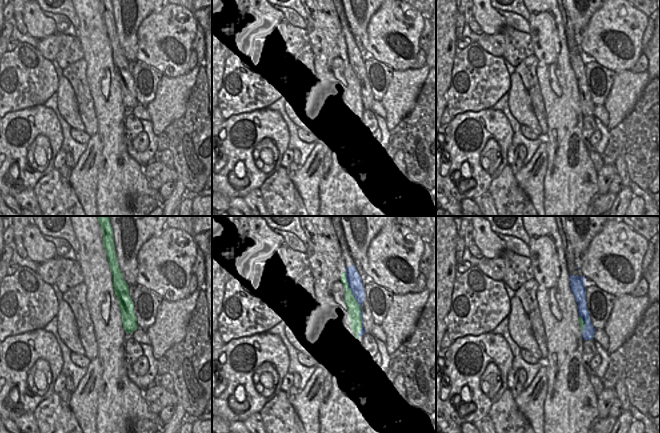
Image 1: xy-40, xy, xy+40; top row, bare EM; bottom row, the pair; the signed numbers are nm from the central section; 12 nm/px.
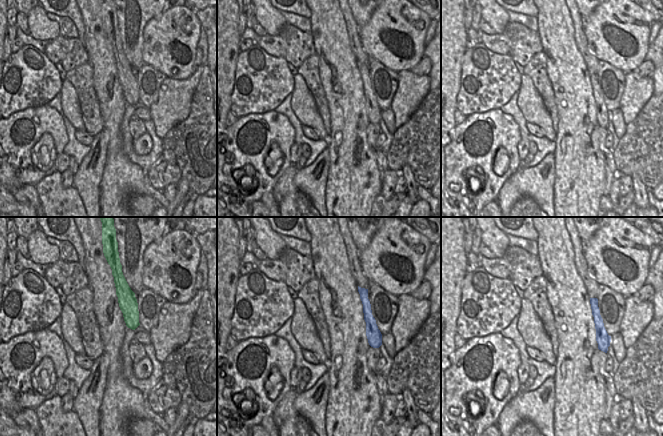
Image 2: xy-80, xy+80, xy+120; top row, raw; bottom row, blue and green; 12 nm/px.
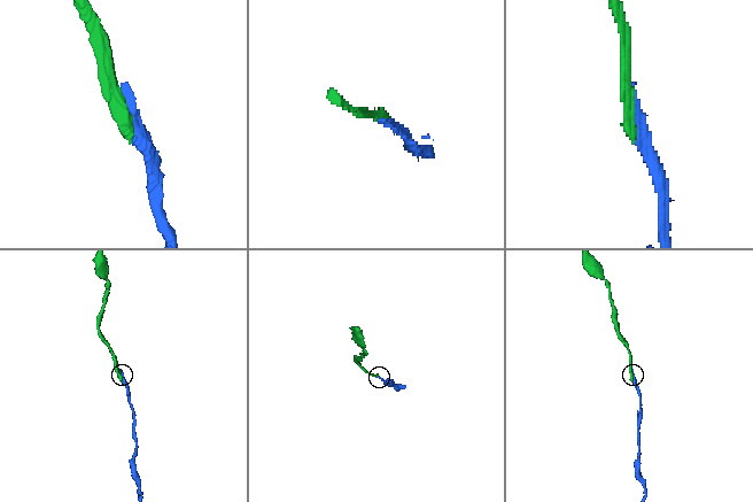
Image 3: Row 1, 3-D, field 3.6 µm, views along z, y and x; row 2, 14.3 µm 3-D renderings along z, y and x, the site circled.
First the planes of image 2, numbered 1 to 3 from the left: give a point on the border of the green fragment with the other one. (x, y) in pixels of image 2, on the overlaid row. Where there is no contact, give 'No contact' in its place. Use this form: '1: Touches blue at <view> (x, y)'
1: No contact
2: No contact
3: No contact

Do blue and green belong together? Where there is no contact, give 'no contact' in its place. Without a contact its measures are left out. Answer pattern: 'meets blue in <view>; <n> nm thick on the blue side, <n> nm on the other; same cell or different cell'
meets blue in xy; 170 nm thick on the blue side, 150 nm on the other; same cell

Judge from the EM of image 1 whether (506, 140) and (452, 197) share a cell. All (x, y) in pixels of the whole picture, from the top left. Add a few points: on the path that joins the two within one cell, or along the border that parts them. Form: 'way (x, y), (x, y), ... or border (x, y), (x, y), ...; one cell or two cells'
way (483, 134), (466, 146), (448, 168), (448, 174); one cell

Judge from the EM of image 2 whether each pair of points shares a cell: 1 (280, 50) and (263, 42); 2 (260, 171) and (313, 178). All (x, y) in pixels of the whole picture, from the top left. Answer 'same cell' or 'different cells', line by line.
1: same cell
2: different cells

